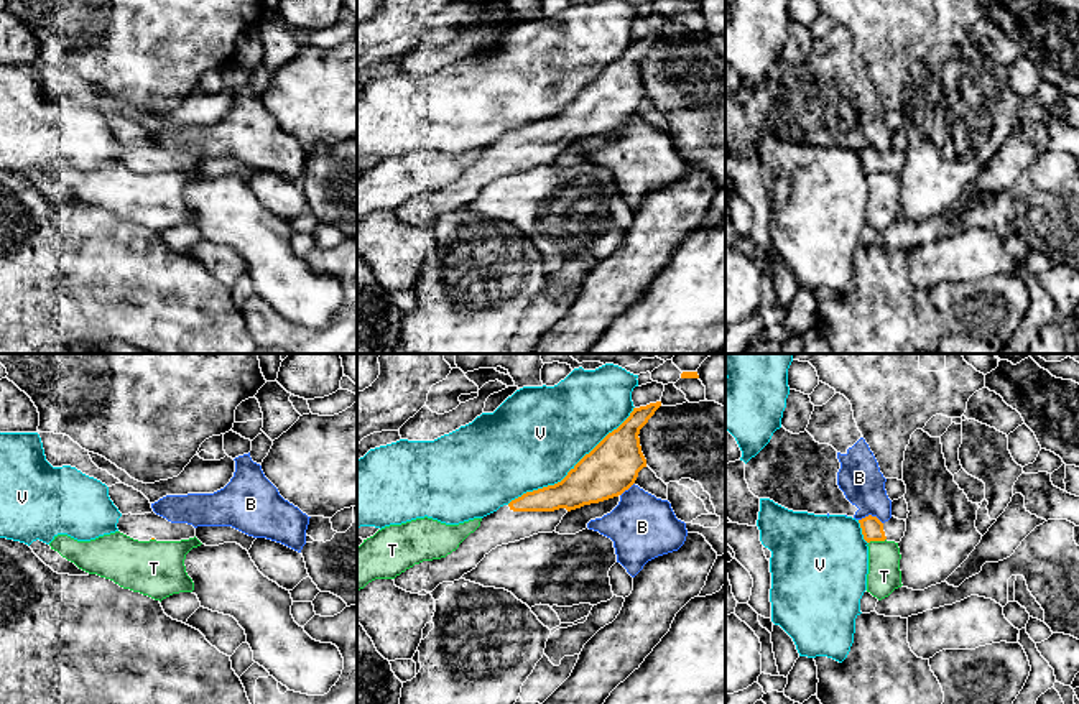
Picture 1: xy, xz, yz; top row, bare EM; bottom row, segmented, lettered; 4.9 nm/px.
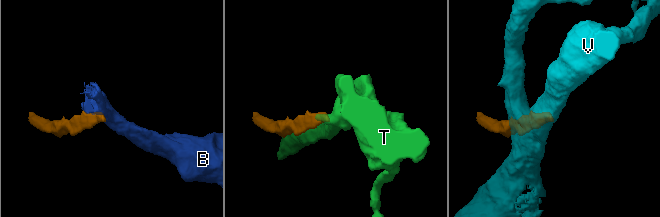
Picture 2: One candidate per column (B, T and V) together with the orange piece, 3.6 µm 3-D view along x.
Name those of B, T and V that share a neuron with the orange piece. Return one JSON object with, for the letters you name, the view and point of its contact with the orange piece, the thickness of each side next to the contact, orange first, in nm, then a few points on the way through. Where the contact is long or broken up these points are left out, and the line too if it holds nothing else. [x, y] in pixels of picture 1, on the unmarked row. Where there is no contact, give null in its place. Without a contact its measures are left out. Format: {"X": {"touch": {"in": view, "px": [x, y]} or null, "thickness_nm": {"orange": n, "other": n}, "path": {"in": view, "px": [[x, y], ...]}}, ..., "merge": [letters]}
{"merge": []}

